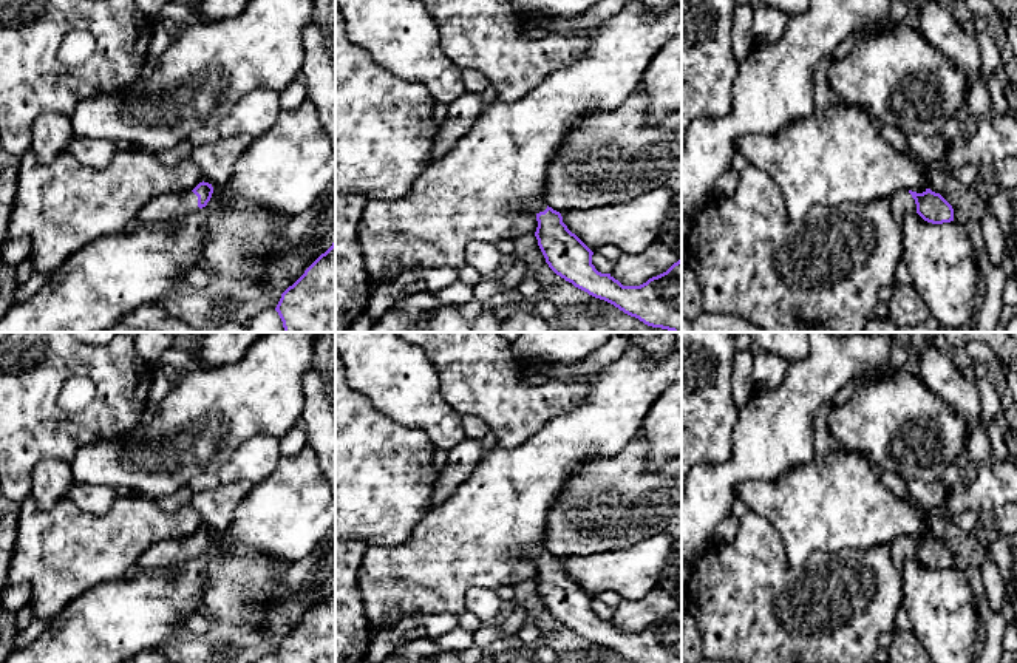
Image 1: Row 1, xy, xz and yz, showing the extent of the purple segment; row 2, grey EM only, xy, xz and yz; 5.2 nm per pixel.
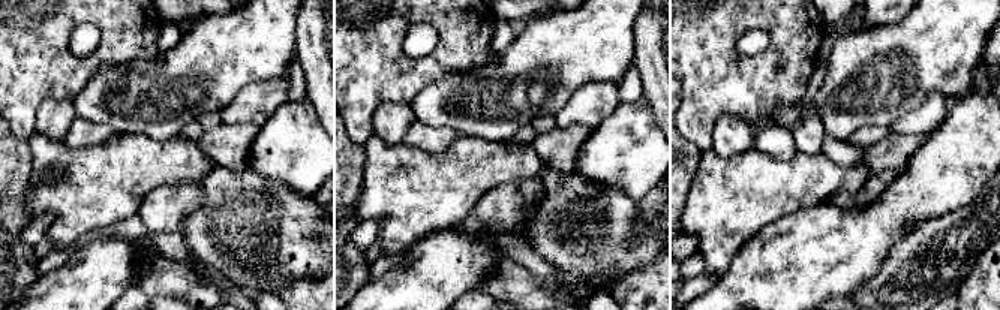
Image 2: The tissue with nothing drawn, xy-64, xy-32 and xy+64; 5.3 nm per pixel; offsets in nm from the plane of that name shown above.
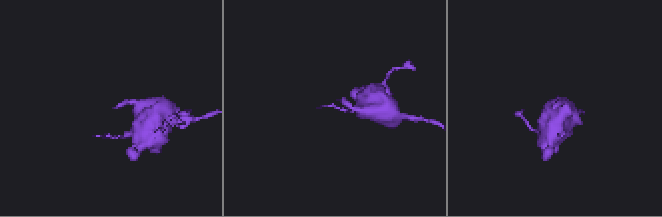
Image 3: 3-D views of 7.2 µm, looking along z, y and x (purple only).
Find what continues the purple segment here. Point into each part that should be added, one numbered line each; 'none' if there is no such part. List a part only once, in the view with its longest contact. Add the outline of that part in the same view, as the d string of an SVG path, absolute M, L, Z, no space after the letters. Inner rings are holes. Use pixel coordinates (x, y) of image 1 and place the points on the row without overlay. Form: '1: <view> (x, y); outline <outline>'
1: xy (166, 554); outline M189 536L178 541L162 541L148 549L138 561L138 570L151 570L155 567L170 567L184 564L193 558L206 556L210 552L210 547L206 553L198 553L198 542ZM210 546L212 547L212 546Z

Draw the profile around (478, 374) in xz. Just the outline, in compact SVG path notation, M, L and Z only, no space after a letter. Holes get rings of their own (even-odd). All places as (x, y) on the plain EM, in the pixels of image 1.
M396 332L419 346L433 363L440 383L440 396L461 416L476 416L495 433L498 445L513 448L543 428L552 417L581 405L594 376L569 380L550 379L543 385L522 382L524 368L512 352L512 343L498 332Z

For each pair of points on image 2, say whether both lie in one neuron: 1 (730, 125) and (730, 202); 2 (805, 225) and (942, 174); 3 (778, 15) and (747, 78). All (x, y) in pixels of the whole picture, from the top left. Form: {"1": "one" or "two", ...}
{"1": "two", "2": "one", "3": "one"}

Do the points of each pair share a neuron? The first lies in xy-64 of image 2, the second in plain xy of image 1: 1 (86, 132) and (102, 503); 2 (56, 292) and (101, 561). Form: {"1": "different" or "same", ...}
{"1": "same", "2": "different"}

